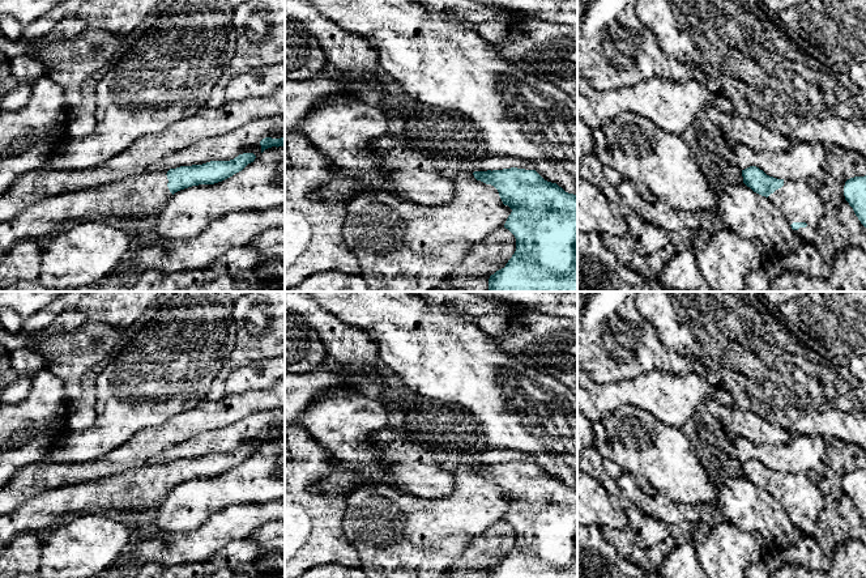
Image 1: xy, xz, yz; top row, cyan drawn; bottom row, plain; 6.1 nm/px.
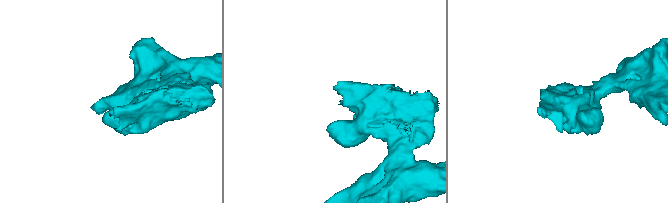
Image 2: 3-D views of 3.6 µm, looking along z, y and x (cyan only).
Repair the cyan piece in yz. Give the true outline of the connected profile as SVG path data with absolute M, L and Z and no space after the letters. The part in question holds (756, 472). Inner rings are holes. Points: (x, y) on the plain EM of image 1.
M756 459L742 463L742 469L747 480L781 502L798 531L815 537L826 502L820 489L806 475L777 472Z

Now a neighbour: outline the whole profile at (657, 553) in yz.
M605 527L601 528L601 532L603 539L615 548L620 557L633 562L649 575L657 571L657 568L662 565L677 544L673 539L667 539L645 551L636 545L635 539L637 534L631 528L617 530Z

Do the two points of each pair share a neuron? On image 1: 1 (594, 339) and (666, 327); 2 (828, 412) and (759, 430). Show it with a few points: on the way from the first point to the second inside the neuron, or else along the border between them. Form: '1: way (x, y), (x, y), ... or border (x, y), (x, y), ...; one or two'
1: border (636, 305), (658, 339), (675, 352); two
2: border (775, 423), (793, 434); two

